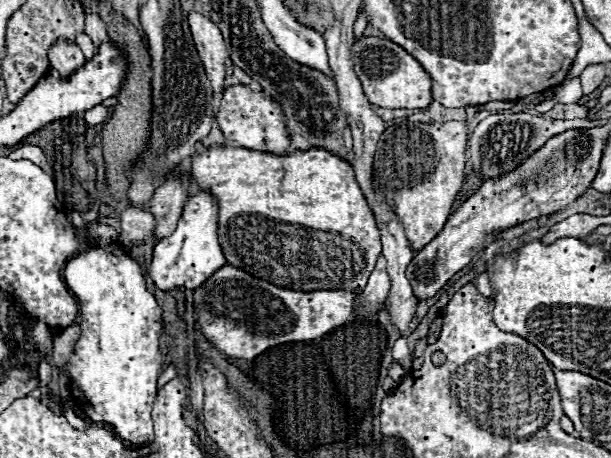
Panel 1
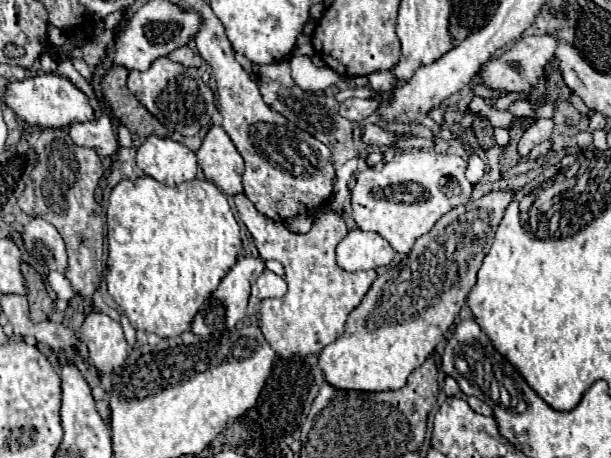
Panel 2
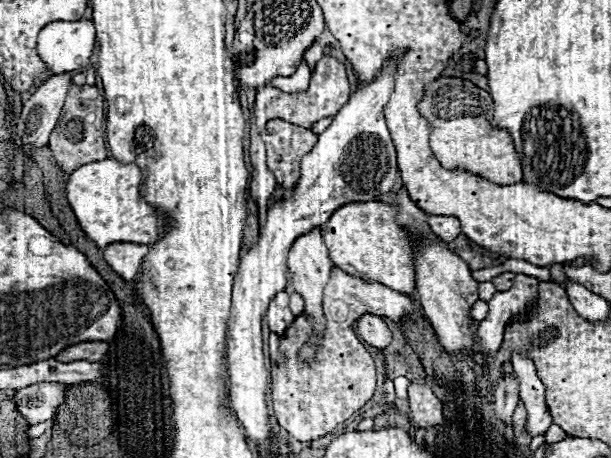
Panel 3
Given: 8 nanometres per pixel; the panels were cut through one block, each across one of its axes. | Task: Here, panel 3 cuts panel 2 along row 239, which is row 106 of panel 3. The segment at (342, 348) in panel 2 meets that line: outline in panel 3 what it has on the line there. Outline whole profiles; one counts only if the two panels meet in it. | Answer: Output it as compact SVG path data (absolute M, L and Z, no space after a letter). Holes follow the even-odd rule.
M442 76L440 80L434 80L426 88L424 100L418 104L420 114L432 122L430 146L446 168L464 168L466 172L484 176L486 180L502 186L522 182L524 174L512 136L508 130L498 130L492 126L494 102L492 96L490 100L488 96L488 92L462 78Z

